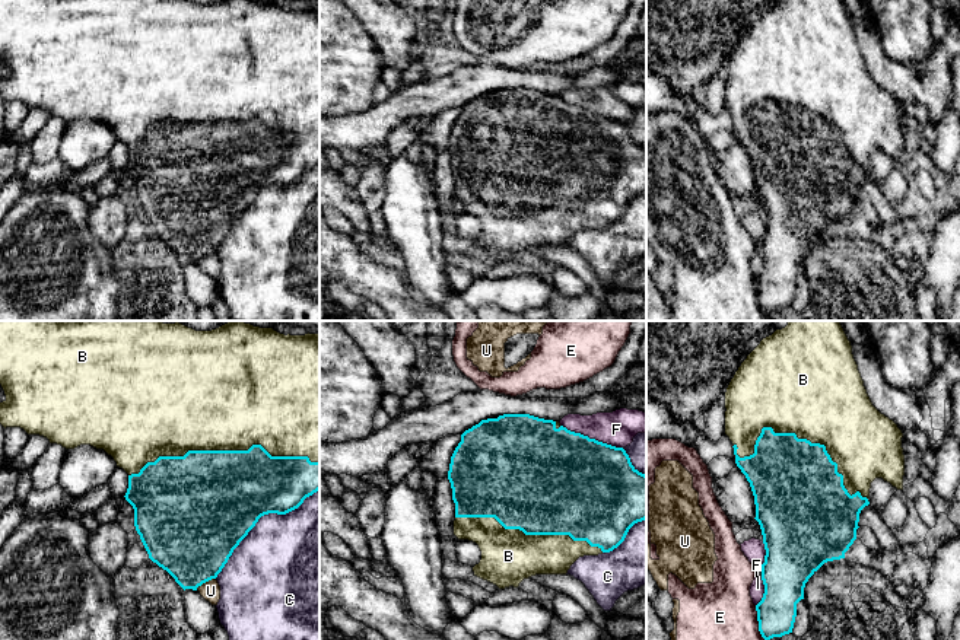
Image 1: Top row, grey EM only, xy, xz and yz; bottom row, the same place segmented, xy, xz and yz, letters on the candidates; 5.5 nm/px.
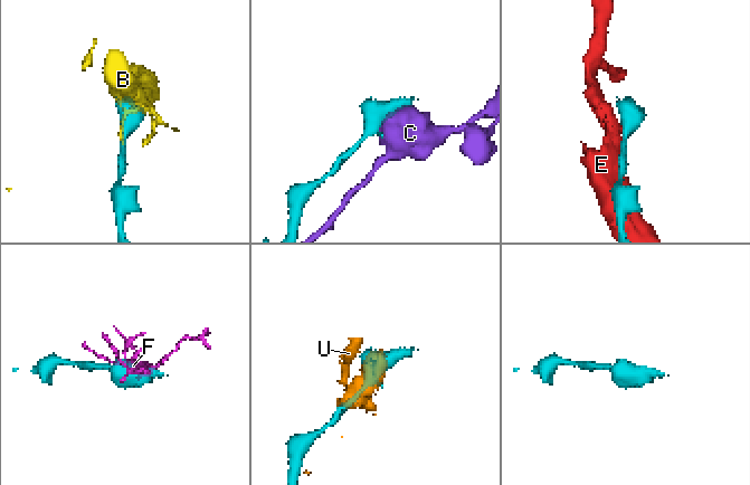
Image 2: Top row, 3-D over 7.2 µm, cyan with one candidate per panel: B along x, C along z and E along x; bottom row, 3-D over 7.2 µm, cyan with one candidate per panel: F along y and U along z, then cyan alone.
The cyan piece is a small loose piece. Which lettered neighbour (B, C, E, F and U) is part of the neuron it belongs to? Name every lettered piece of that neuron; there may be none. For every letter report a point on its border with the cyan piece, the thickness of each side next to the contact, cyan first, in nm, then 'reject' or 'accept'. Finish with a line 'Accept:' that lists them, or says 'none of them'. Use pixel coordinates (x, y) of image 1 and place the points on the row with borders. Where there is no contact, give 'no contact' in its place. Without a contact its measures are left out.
B: xy (223, 451) | 500/500 nm | accept
C: xy (258, 518) | 500/460 nm | reject
E: yz (759, 623) | 220/320 nm | reject
F: xz (591, 439) | 500/190 nm | reject
U: xy (204, 582) | 460/110 nm | reject
Accept: B

